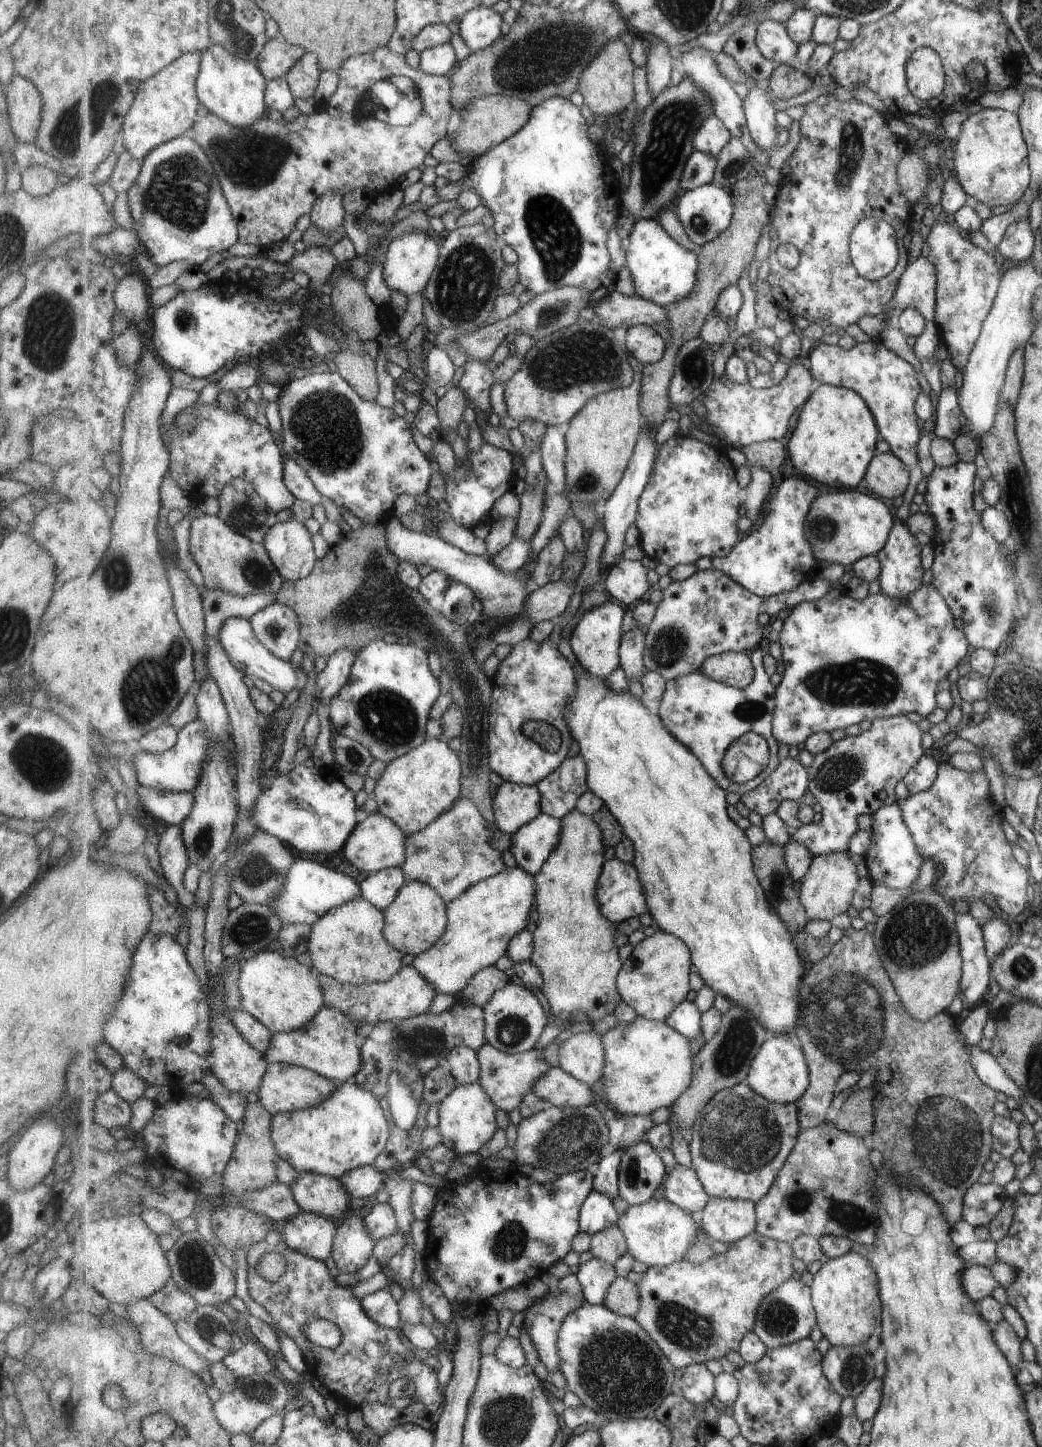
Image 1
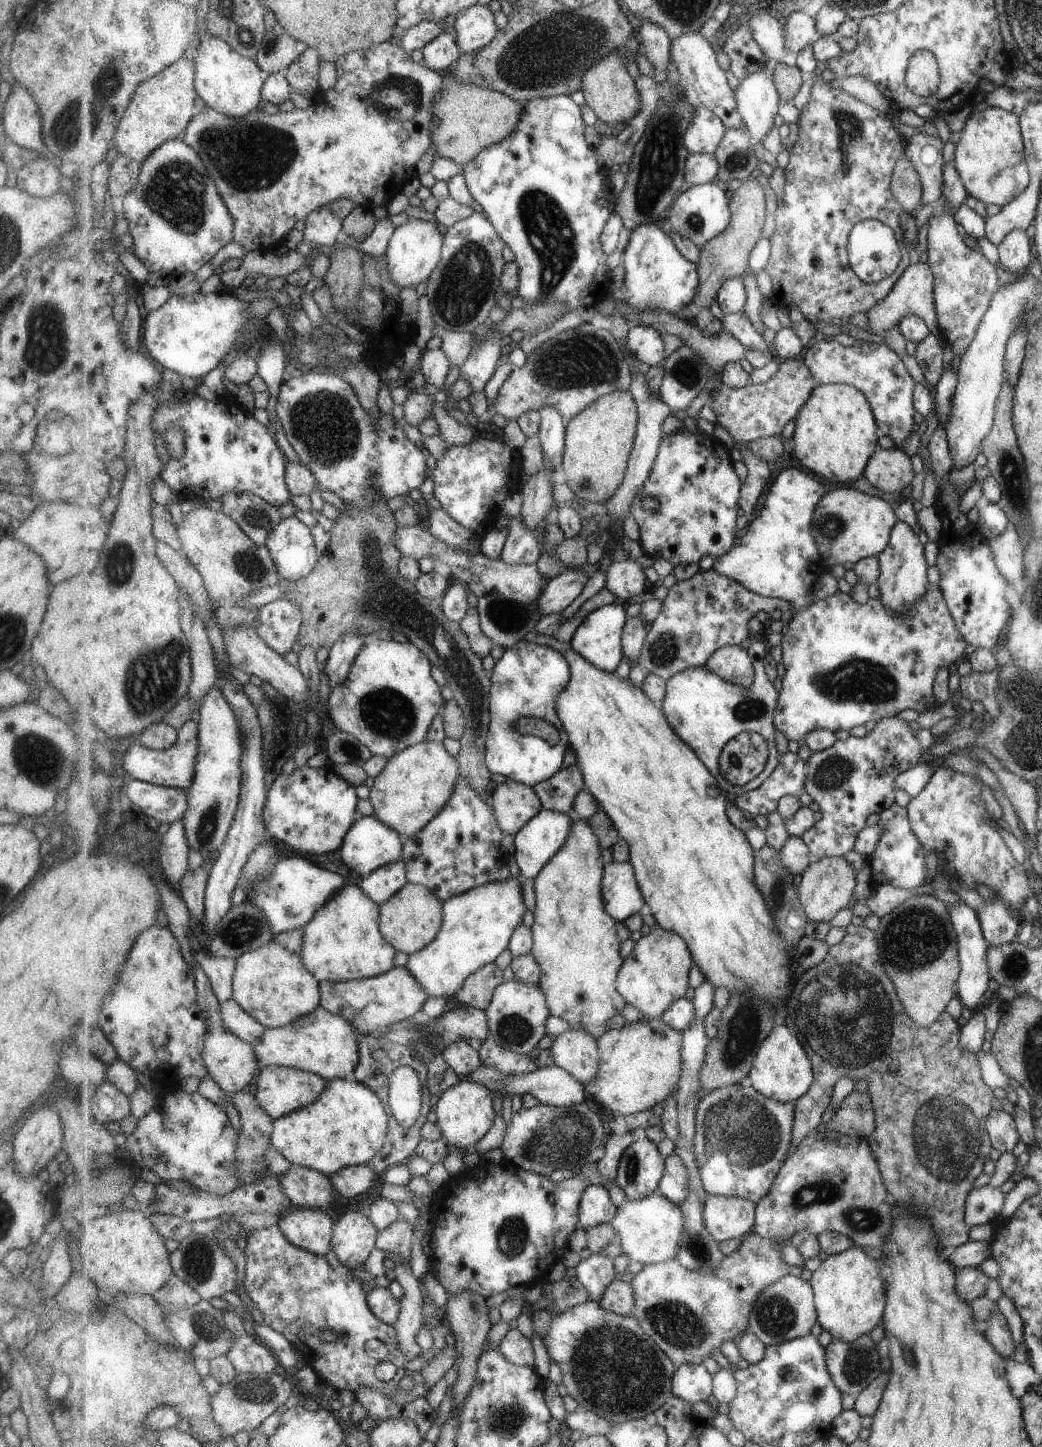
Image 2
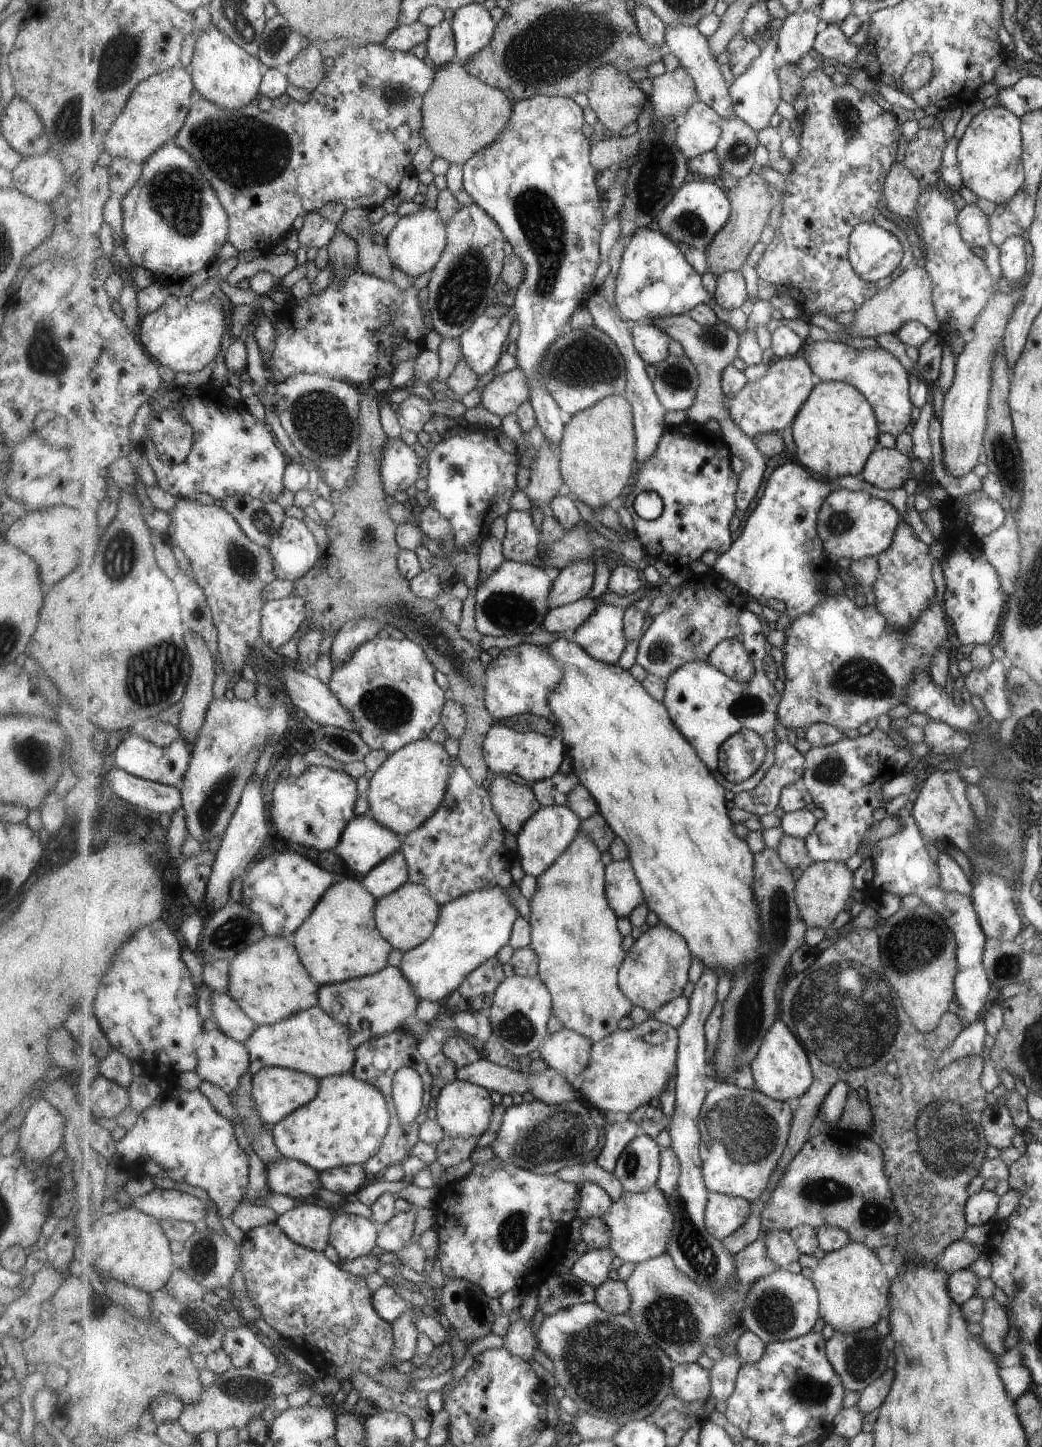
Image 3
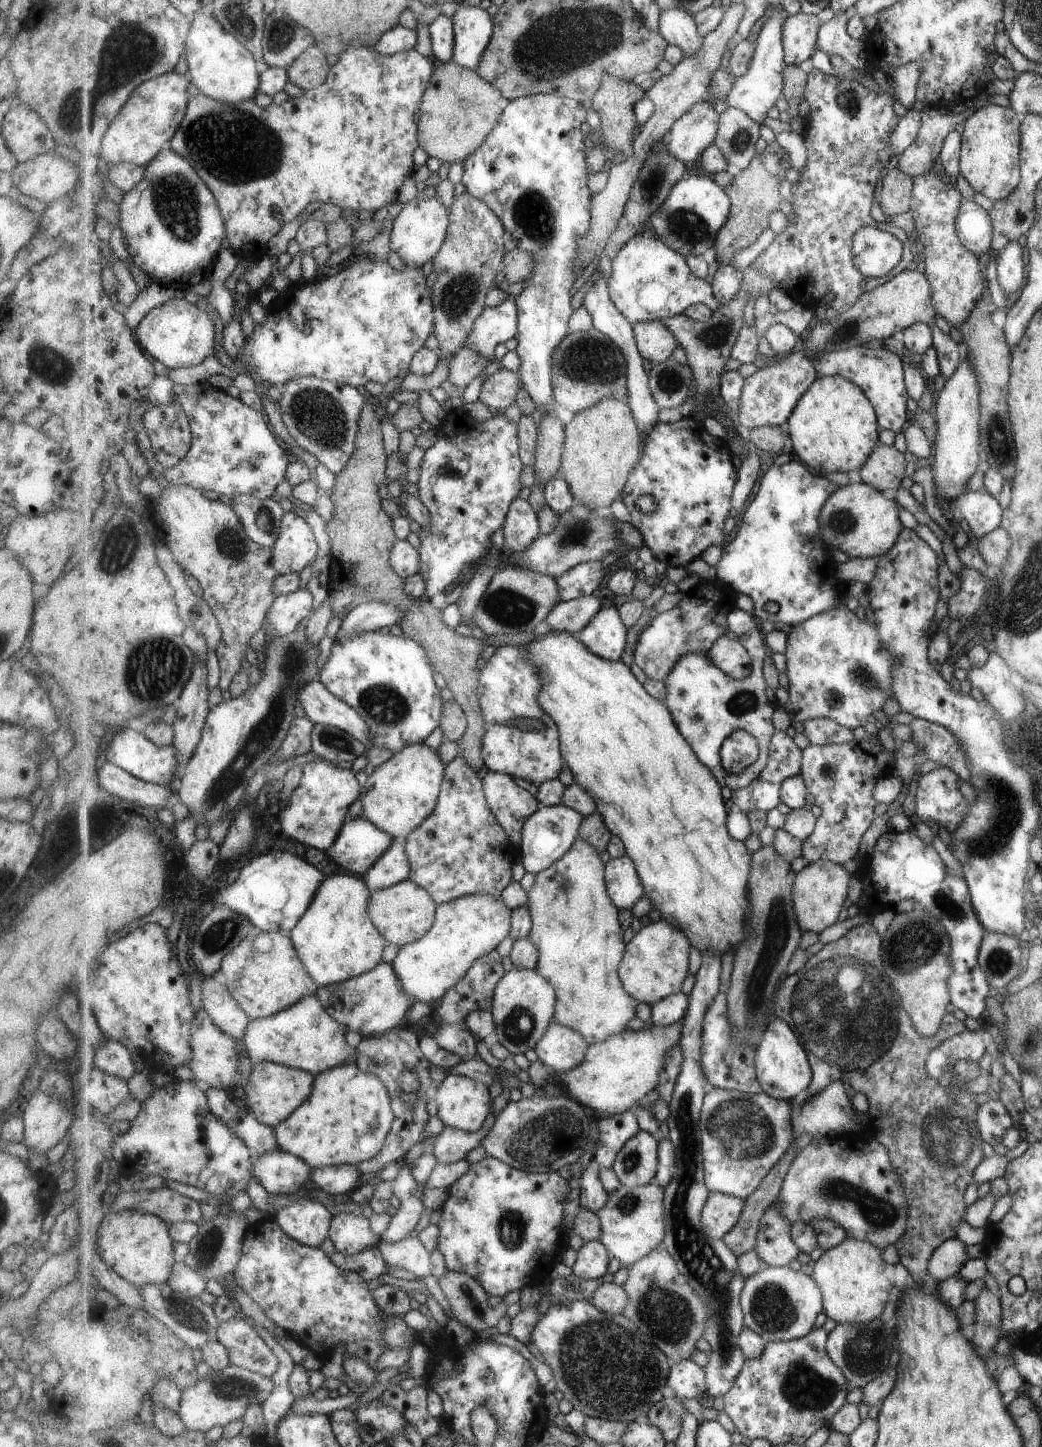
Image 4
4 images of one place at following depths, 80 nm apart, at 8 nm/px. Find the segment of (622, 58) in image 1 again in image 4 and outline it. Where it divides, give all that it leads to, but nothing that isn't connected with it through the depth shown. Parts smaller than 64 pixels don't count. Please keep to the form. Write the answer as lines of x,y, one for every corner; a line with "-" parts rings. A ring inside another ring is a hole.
605,73
600,90
596,92
592,101
593,108
599,112
603,132
603,147
607,147
616,157
616,161
631,156
634,151
634,142
639,131
635,104
646,97
646,91
632,81

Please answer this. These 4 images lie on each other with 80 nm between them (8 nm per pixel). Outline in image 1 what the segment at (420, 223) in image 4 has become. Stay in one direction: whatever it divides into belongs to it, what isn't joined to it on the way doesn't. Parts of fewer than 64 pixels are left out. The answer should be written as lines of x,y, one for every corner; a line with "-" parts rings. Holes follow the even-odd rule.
413,231
399,235
389,246
383,262
383,280
392,291
423,295
436,271
441,247
432,232

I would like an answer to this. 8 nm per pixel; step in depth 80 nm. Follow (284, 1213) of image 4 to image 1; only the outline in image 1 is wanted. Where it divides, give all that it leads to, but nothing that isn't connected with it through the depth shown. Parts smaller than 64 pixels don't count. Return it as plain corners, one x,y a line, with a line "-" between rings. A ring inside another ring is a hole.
302,1211
293,1220
281,1224
285,1242
297,1252
327,1260
333,1257
337,1224
325,1215

